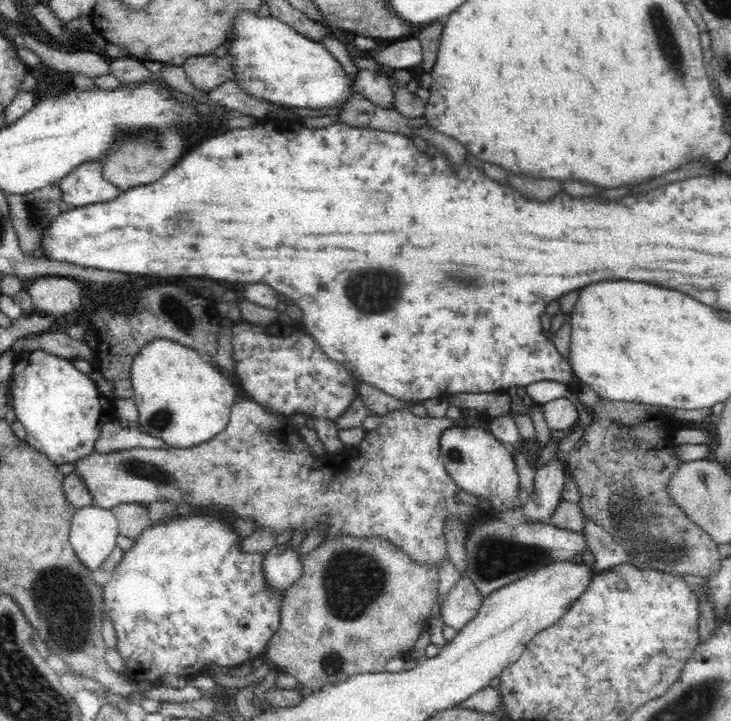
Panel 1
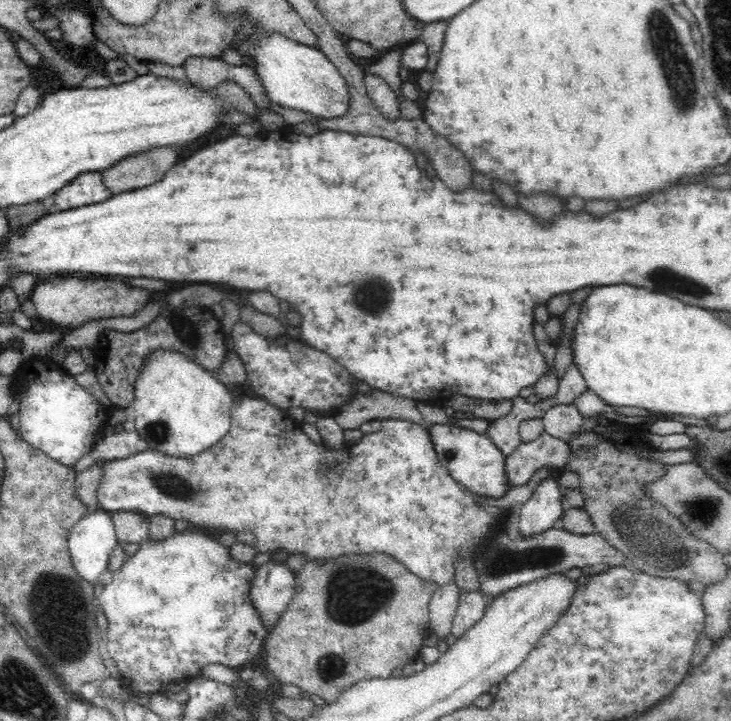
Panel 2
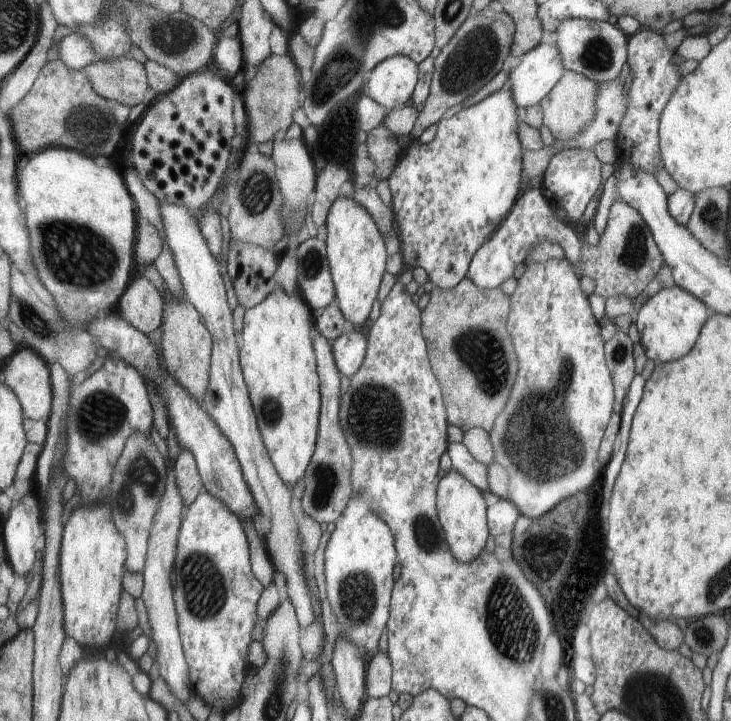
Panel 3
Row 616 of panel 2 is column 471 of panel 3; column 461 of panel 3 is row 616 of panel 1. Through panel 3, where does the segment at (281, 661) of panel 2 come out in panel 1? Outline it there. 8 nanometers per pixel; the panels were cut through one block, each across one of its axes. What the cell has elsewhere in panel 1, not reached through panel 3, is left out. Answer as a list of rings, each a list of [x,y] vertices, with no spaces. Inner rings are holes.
[[[336,535],[335,538],[328,538],[322,541],[318,547],[308,553],[308,556],[302,563],[302,574],[298,582],[294,582],[290,586],[291,590],[285,595],[282,600],[282,608],[280,612],[280,624],[278,630],[274,632],[273,637],[266,643],[266,650],[263,659],[267,660],[274,670],[280,675],[288,675],[297,680],[299,686],[311,688],[312,690],[322,690],[322,686],[327,683],[338,683],[350,676],[368,674],[371,672],[387,672],[387,663],[393,658],[400,658],[407,660],[411,650],[416,646],[416,640],[420,635],[428,630],[430,620],[432,617],[432,609],[435,605],[435,598],[437,594],[437,584],[439,581],[438,570],[433,566],[425,566],[425,563],[413,562],[405,551],[398,550],[397,546],[388,542],[385,538],[350,538],[349,535]]]

